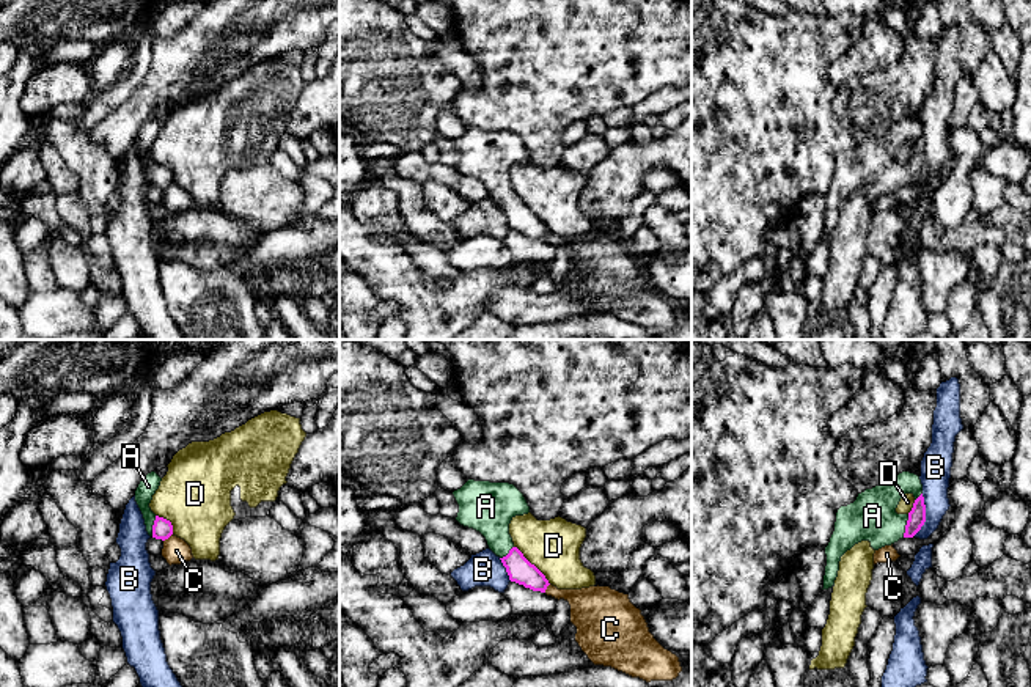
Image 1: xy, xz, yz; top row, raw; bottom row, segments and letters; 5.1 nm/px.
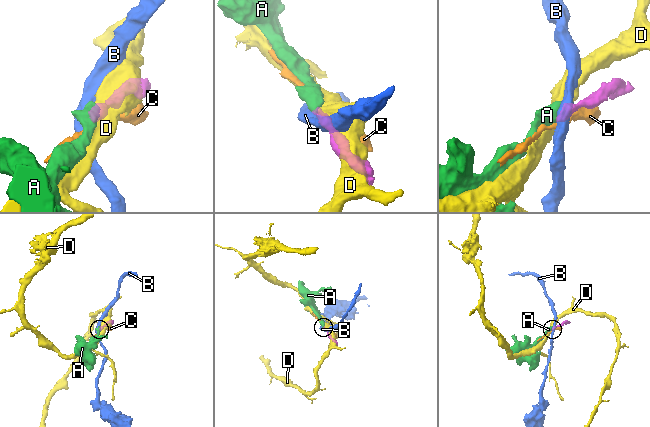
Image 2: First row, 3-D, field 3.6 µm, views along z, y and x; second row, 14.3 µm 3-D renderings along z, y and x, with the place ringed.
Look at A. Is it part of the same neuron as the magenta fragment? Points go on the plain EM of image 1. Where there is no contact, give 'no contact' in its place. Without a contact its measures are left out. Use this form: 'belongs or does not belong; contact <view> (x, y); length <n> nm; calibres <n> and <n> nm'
belongs; contact yz (906, 173); length 120 nm; calibres 90 and 240 nm

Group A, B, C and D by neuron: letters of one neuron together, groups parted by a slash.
A / B / C / D

